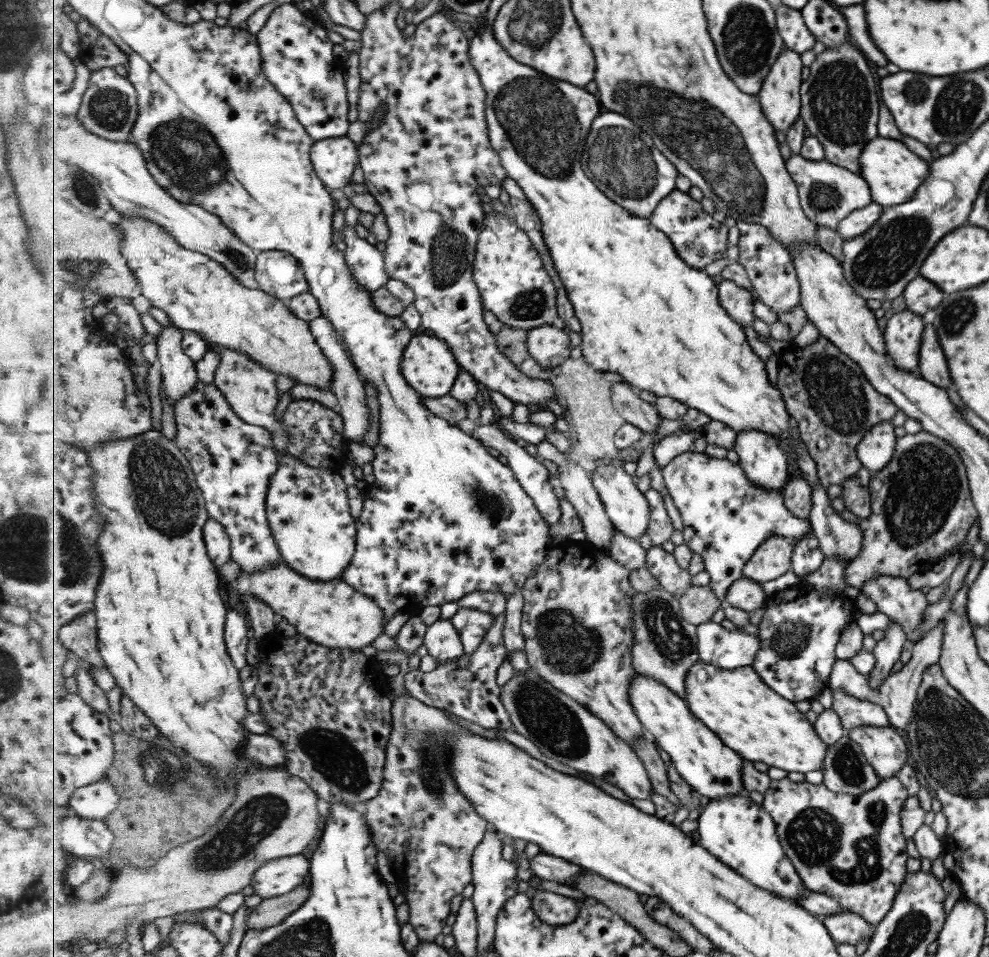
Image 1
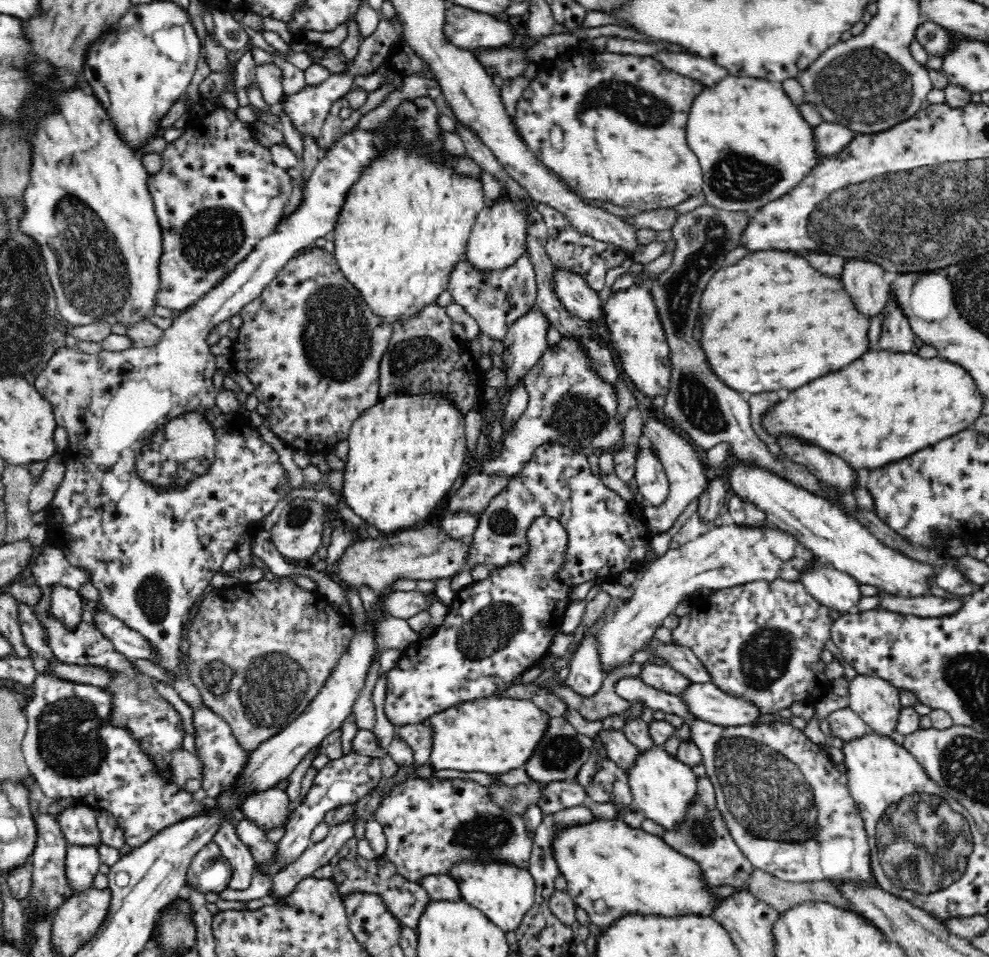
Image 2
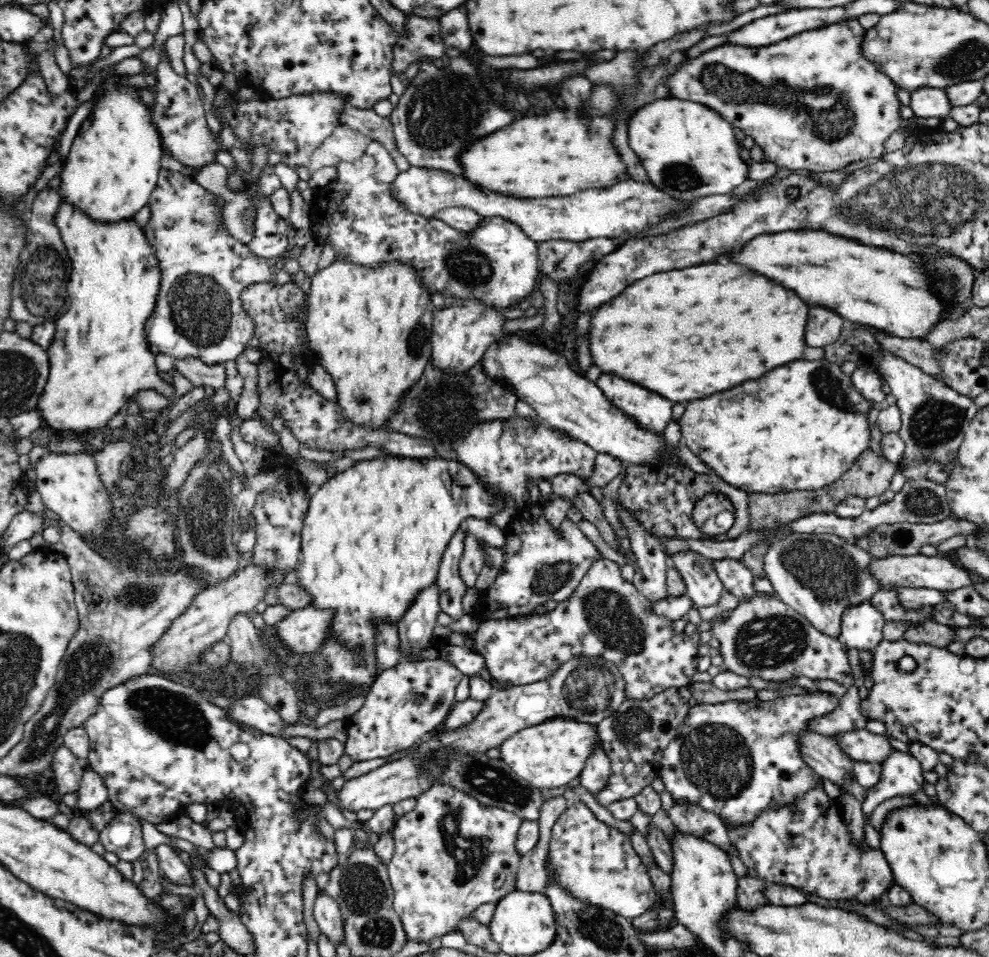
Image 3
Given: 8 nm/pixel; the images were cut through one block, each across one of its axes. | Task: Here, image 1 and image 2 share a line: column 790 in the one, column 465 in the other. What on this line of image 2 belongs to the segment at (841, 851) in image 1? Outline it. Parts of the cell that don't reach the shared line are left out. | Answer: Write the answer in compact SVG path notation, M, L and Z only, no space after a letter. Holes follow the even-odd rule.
M432 775L428 779L424 779L418 776L413 776L411 778L407 778L405 781L401 781L396 783L385 798L382 798L382 804L378 806L377 811L375 812L375 816L372 817L377 822L380 822L383 826L384 835L387 839L386 844L386 855L381 855L380 857L384 859L388 859L392 862L396 867L398 872L400 872L401 876L404 876L407 880L411 882L420 882L424 876L428 876L428 874L450 874L450 866L454 864L456 859L498 859L498 861L512 861L513 864L517 864L517 866L521 866L521 868L527 868L529 870L529 859L532 852L533 840L528 837L528 833L526 833L526 829L524 829L524 825L526 825L527 817L520 818L514 817L514 815L510 815L508 813L504 813L504 811L500 811L500 808L496 807L496 805L490 802L488 798L486 787L479 782L476 782L472 779L464 779L464 778L440 778Z

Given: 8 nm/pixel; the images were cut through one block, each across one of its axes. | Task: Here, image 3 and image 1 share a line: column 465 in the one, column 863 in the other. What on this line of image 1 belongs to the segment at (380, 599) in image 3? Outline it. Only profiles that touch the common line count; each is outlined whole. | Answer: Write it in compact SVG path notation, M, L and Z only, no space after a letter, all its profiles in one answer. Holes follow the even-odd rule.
M861 468L852 478L847 478L840 484L843 488L840 497L844 508L864 522L873 513L870 507L870 475L869 471Z

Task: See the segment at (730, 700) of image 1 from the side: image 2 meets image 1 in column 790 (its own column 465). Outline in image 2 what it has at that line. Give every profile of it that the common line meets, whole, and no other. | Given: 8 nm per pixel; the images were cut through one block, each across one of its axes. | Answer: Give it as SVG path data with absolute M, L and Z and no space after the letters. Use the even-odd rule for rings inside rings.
M508 695L468 699L433 714L426 721L432 728L432 752L428 764L435 770L504 774L522 768L546 730L550 716L532 699Z

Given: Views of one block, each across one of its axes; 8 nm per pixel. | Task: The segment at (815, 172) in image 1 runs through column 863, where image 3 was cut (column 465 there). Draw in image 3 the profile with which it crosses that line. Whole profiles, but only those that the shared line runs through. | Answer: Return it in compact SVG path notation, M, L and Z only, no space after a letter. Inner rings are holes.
M410 166L410 170L401 171L392 182L392 196L404 203L412 213L425 217L434 217L436 212L455 206L474 209L482 217L504 217L520 225L524 233L537 243L548 240L569 240L579 243L595 238L613 238L623 243L638 234L652 236L662 222L680 218L690 208L690 201L662 194L652 184L632 180L628 174L620 176L616 186L606 190L580 190L580 194L564 198L532 199L479 190L478 186L468 182L462 174Z

